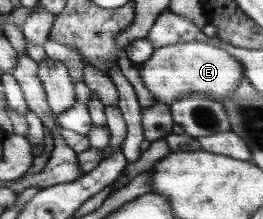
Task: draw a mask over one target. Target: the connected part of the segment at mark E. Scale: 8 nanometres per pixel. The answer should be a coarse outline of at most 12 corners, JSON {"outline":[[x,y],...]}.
{"outline":[[201,41],[156,48],[141,79],[157,103],[233,94],[243,65]]}

